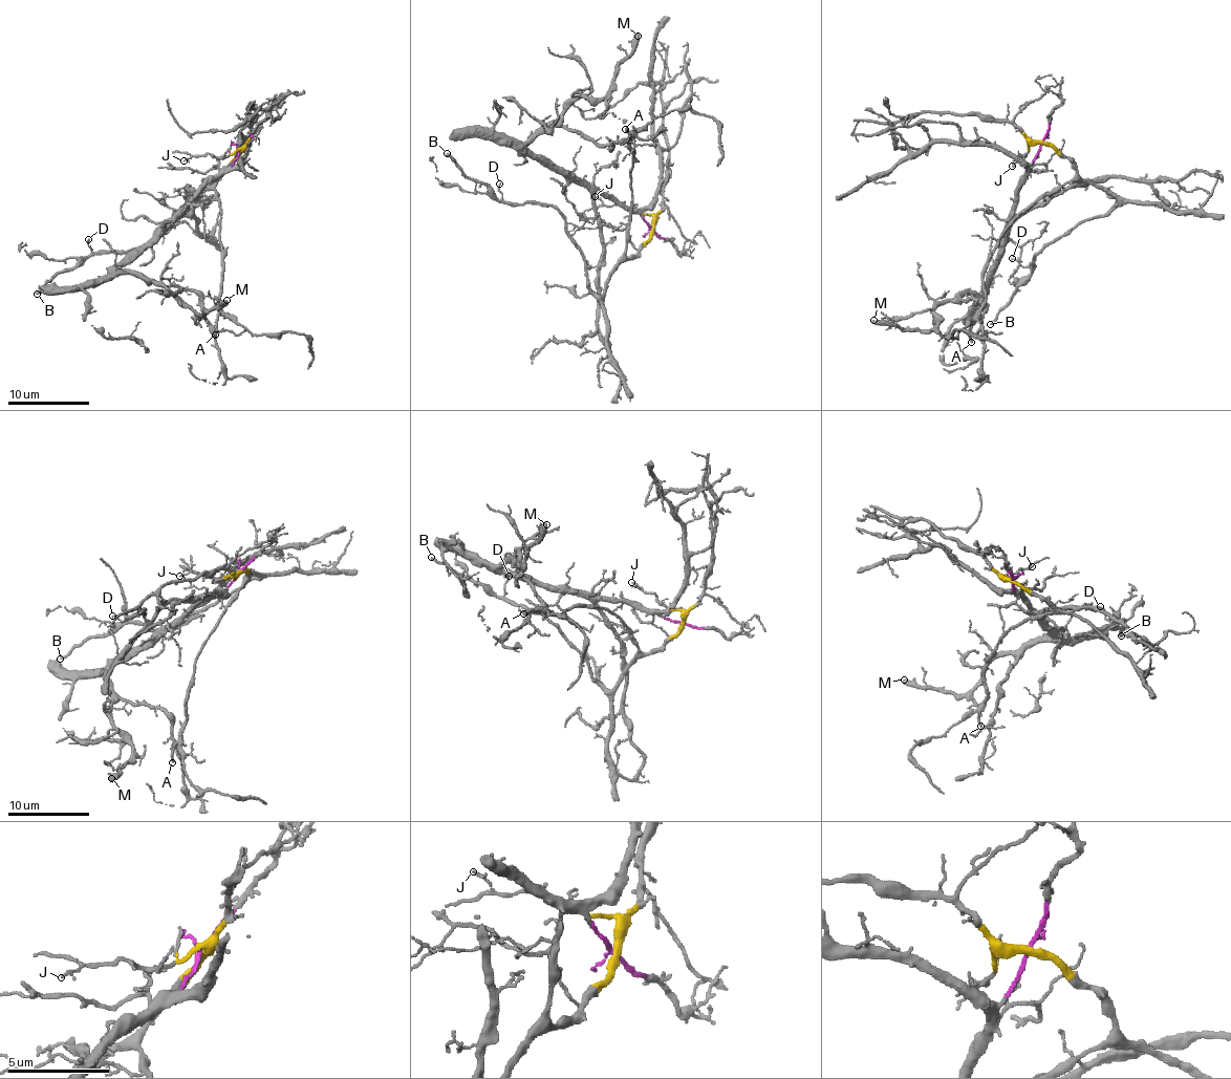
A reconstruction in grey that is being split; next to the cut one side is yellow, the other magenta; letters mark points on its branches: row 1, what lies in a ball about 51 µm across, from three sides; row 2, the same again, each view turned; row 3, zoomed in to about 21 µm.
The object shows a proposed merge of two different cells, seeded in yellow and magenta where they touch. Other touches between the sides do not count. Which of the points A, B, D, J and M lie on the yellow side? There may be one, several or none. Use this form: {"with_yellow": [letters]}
{"with_yellow": ["A", "B", "D", "J"]}

